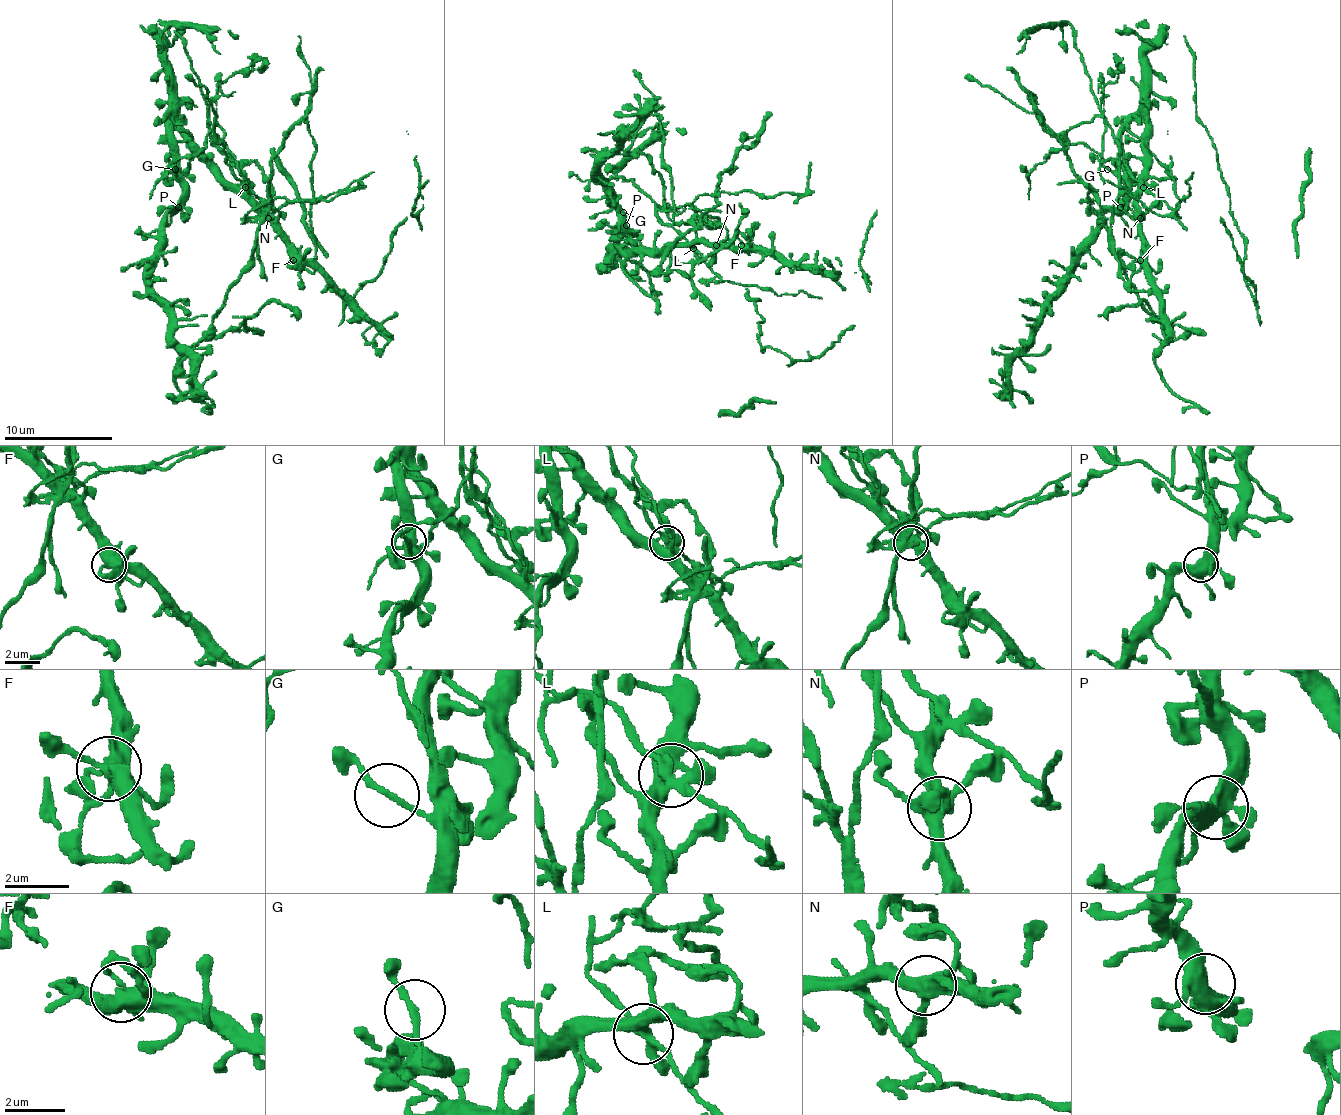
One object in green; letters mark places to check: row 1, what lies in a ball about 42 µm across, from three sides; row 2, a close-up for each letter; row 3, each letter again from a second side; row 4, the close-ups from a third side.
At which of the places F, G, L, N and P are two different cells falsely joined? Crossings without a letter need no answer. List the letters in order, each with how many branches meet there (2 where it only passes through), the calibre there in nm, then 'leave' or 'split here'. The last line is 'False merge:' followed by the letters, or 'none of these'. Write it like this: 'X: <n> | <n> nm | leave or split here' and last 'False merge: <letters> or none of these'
F: 5 | 440 nm | leave
G: 2 | 190 nm | leave
L: 5 | 400 nm | split here
N: 5 | 440 nm | leave
P: 5 | 480 nm | leave
False merge: L

